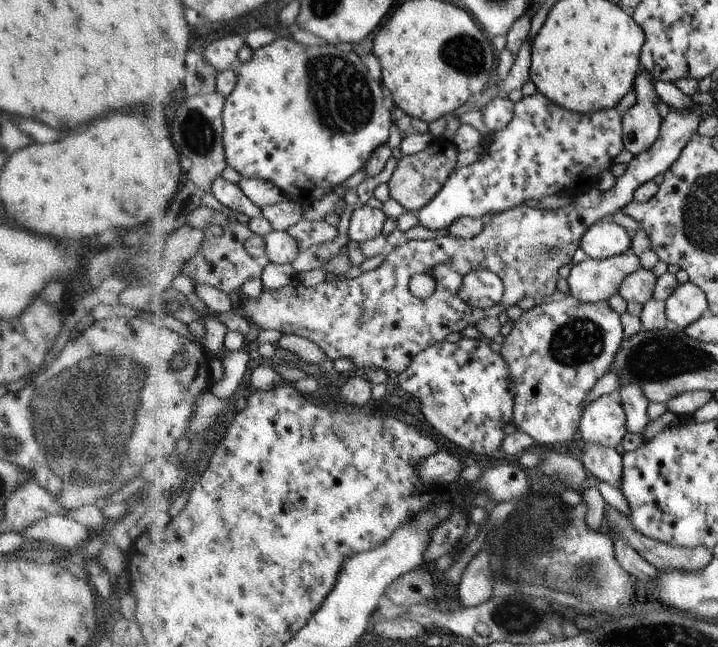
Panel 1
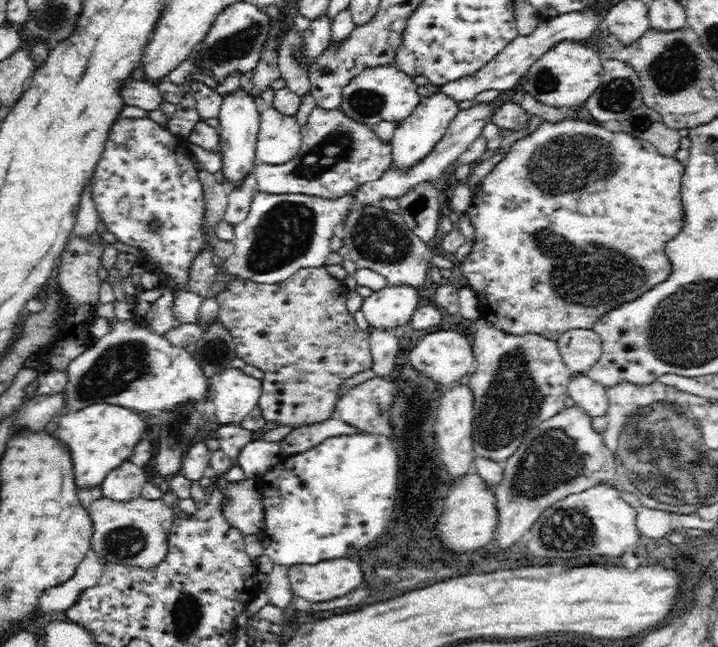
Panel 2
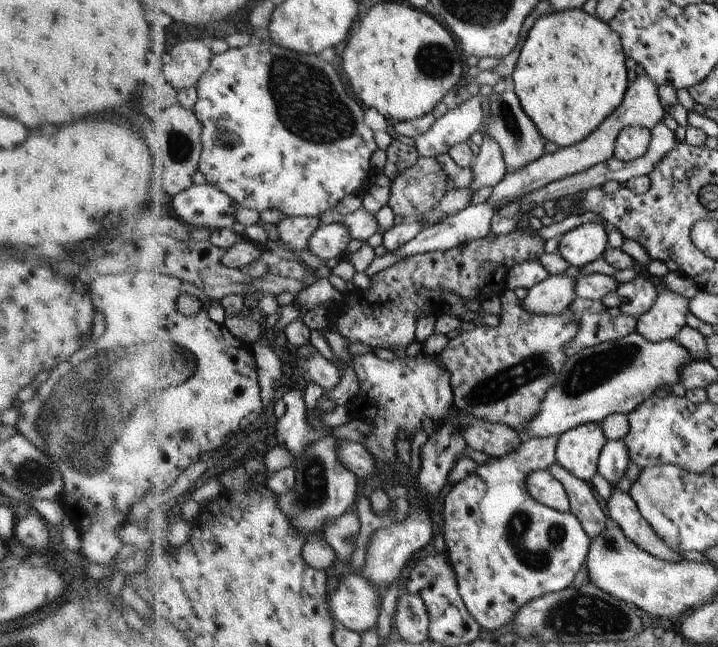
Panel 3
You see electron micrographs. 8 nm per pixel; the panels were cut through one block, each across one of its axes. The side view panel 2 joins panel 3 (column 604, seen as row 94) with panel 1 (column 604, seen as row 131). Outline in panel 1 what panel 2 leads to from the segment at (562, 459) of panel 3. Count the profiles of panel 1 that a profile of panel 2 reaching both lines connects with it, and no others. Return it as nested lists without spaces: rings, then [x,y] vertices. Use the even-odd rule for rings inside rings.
[[[604,394],[587,404],[579,429],[585,444],[618,446],[627,431],[627,412],[621,397]]]

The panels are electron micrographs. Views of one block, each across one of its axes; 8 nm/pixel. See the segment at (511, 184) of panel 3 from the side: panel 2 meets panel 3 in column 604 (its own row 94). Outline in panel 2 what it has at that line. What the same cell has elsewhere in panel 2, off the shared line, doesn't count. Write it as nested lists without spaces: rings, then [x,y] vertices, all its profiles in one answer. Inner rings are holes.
[[[128,79],[122,83],[120,97],[124,99],[127,106],[135,106],[142,110],[156,110],[164,98],[157,85],[150,84],[145,80]]]

